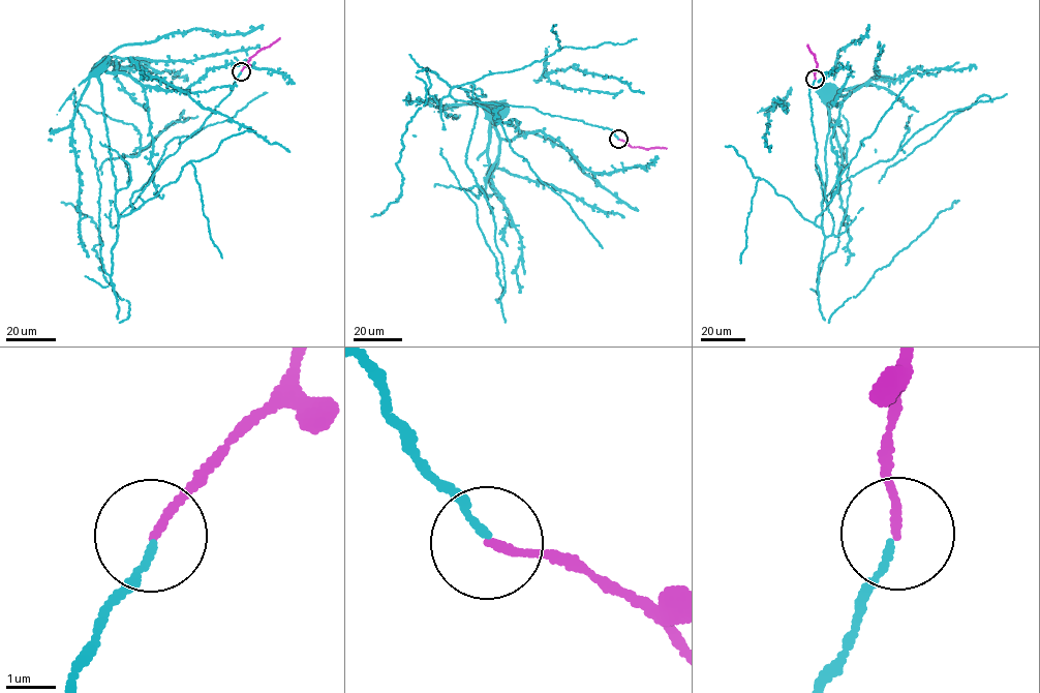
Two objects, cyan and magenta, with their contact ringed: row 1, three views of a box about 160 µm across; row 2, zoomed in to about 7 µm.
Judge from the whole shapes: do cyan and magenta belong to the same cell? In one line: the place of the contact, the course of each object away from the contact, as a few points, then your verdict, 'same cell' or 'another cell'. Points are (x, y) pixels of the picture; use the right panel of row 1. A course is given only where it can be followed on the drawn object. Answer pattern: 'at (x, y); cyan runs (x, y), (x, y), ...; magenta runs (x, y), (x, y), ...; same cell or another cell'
at (815, 79); cyan runs (815, 80), (826, 237), (831, 190), (989, 97), (879, 183); magenta runs (815, 79), (817, 64), (807, 44); same cell

